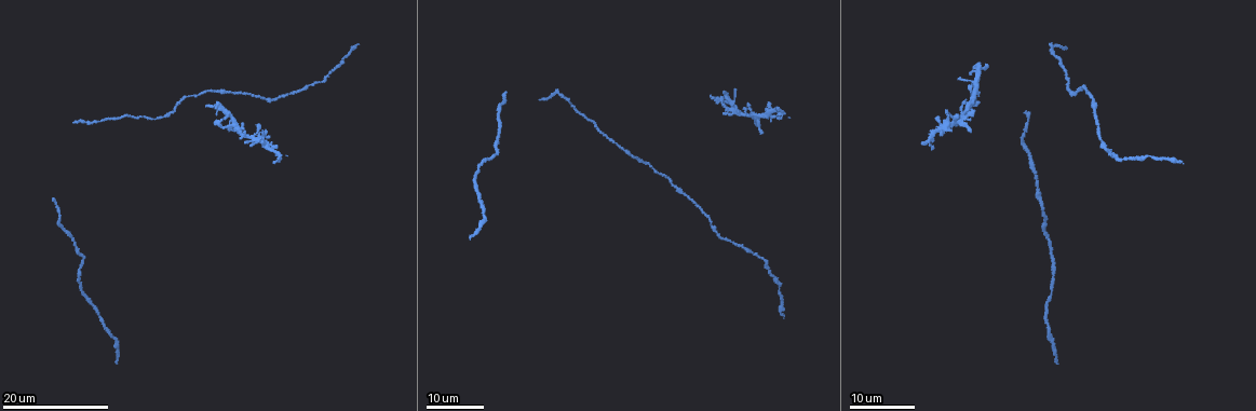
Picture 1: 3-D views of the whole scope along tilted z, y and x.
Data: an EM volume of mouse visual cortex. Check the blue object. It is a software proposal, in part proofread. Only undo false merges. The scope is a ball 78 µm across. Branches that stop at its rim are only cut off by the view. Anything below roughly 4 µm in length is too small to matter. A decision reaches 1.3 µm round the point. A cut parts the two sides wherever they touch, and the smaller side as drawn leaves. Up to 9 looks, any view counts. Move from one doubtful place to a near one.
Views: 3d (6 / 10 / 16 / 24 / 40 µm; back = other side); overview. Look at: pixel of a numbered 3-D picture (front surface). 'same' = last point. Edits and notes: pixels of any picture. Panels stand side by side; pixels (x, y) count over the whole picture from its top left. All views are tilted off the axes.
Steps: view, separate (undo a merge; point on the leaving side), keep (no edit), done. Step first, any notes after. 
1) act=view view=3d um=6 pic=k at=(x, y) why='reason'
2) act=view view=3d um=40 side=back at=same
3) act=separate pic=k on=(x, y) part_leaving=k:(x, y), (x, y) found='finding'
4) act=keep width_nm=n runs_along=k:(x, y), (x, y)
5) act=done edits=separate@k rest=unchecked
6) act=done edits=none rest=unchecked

act=view view=3d um=24 pic=1 at=(185, 95)

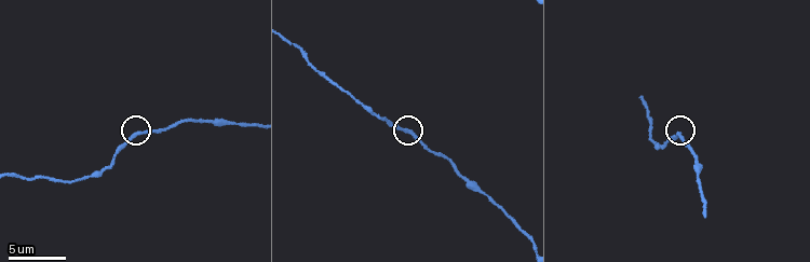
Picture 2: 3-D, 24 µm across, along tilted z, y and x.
act=view view=3d um=10 pic=2 at=(679, 135)

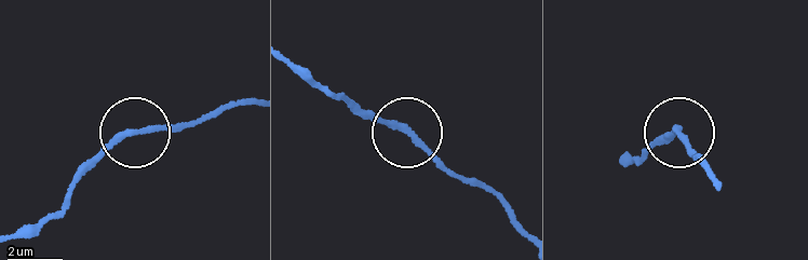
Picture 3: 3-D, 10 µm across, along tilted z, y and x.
act=keep runs_along=3:(18, 235), (55, 210), (76, 179), (122, 139), (196, 121) found='all the same neuron'

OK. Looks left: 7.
act=view view=3d um=10 pic=2 at=(232, 124) why='calibre changes'

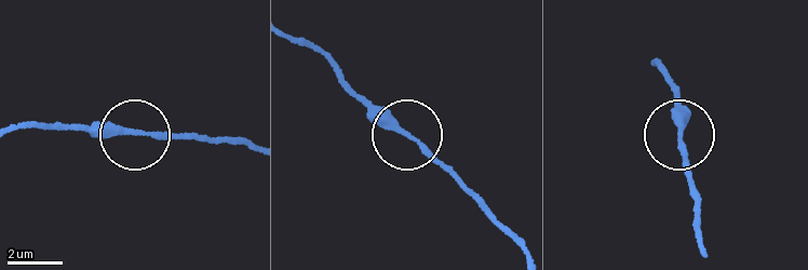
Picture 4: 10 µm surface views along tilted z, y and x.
act=view view=3d um=6 pic=4 at=(133, 134)

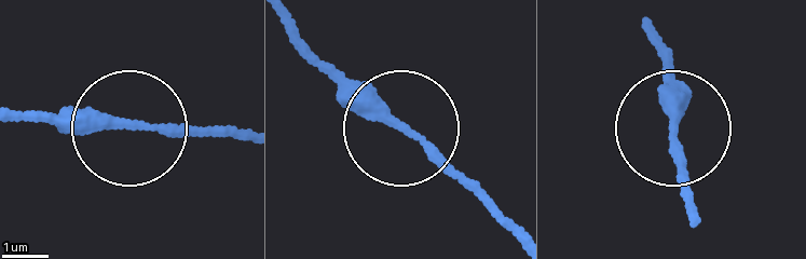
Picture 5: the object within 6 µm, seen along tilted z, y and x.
act=keep runs_along=5:(287, 15), (315, 54), (485, 191) found='continuous, no second neuron'

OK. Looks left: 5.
act=view view=3d um=24 pic=1 at=(1117, 160) why='sudden change in width'

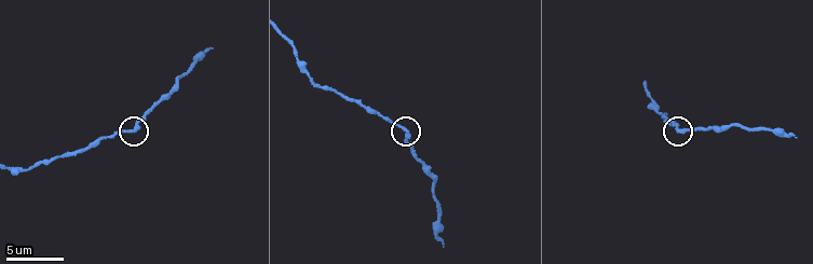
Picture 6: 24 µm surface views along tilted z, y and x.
act=view view=3d um=6 pic=6 at=(676, 130)

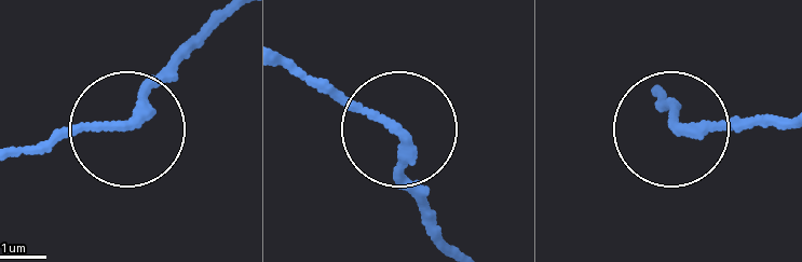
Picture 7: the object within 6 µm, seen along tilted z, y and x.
act=keep runs_along=7:(293, 66), (396, 127), (423, 233) found='all the same neuron'

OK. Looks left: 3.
act=view view=3d um=10 pic=2 at=(359, 103) why='sudden change in width'

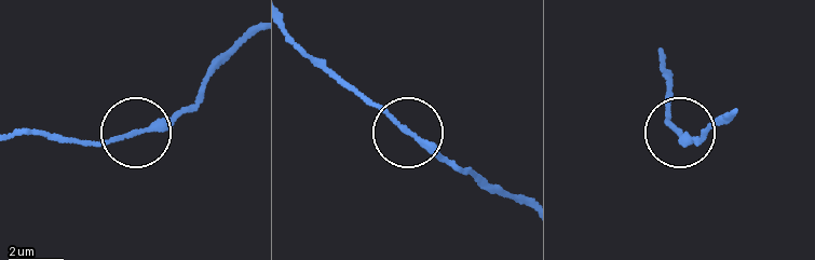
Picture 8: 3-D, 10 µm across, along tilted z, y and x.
act=keep width_nm=150 runs_along=8:(294, 40), (457, 173) found='all the same neuron'

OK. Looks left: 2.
act=done edits=none rest=unchecked

